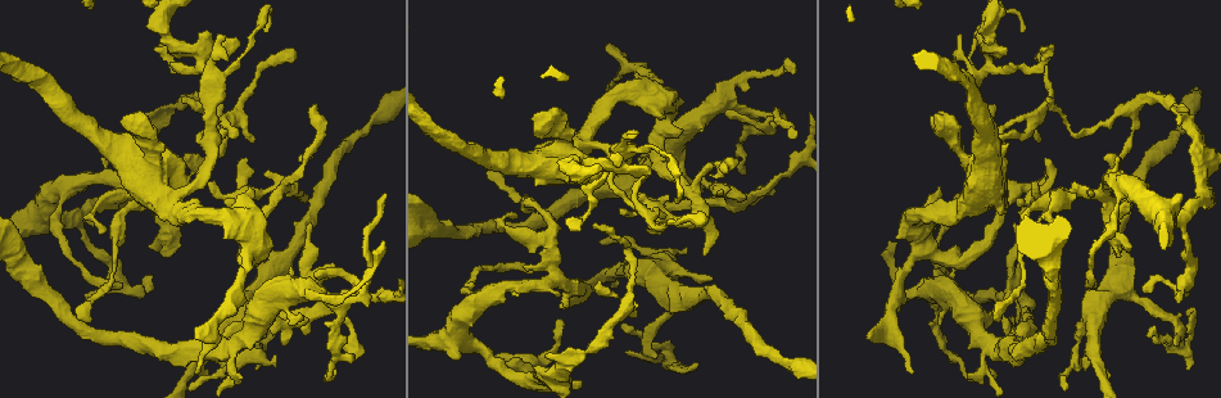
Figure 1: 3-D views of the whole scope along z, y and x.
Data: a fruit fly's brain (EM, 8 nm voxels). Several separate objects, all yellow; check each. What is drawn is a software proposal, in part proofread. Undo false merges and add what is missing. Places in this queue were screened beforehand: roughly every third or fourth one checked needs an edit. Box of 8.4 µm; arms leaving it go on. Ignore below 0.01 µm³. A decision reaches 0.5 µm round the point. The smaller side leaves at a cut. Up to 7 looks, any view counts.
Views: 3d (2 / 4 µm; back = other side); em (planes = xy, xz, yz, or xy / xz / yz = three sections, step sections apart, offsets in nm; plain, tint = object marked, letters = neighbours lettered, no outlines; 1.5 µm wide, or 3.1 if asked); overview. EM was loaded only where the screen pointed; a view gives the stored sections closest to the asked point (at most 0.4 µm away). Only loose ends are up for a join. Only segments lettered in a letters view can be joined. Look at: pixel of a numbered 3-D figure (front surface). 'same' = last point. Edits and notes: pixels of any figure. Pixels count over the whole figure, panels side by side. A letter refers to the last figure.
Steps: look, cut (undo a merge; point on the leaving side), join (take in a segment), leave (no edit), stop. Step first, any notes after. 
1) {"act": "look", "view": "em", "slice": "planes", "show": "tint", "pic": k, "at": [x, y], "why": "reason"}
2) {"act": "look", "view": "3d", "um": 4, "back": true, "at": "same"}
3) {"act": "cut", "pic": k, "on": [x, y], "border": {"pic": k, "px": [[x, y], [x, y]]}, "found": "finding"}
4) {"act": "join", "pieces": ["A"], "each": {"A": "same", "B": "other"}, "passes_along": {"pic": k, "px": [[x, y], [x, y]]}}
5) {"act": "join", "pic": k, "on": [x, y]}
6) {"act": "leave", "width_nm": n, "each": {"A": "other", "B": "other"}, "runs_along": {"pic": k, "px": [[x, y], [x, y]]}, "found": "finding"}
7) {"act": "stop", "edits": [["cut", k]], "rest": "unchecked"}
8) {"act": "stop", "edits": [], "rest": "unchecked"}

{"act": "look", "view": "em", "slice": "planes", "show": "plain", "pic": 1, "at": [588, 350], "why": "narrows sharply"}

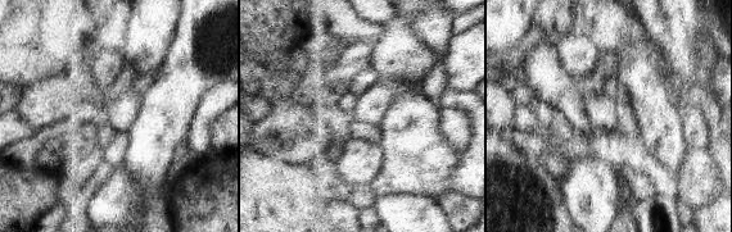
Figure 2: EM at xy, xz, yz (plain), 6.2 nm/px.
{"act": "look", "view": "em", "slice": "planes", "show": "letters", "at": "same"}

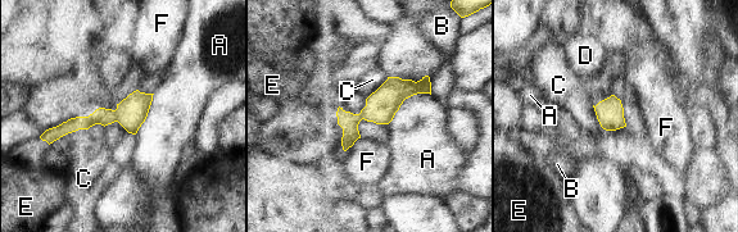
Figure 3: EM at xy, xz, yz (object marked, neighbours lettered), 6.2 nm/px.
{"act": "leave", "width_nm": 180, "each": {"A": "other", "B": "other", "C": "other", "D": "other", "E": "other", "F": "other"}, "runs_along": {"pic": 3, "px": [[149, 96], [130, 113], [49, 133]]}, "found": "one cell here"}

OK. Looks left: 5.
{"act": "look", "view": "3d", "um": 2, "pic": 1, "at": [115, 277], "why": "sharp bend"}

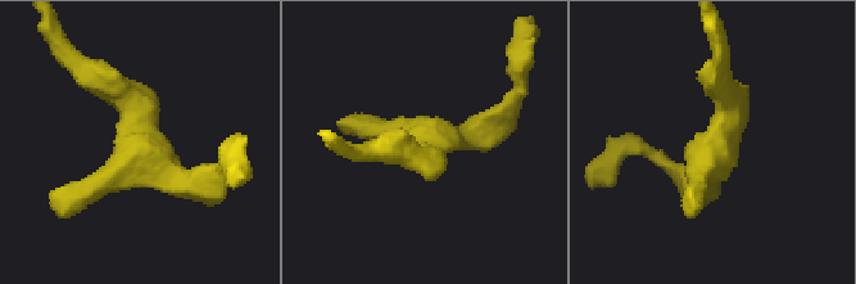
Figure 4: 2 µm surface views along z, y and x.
{"act": "look", "view": "em", "slice": "planes", "show": "tint", "pic": 4, "at": [712, 149], "why": "need the tissue"}

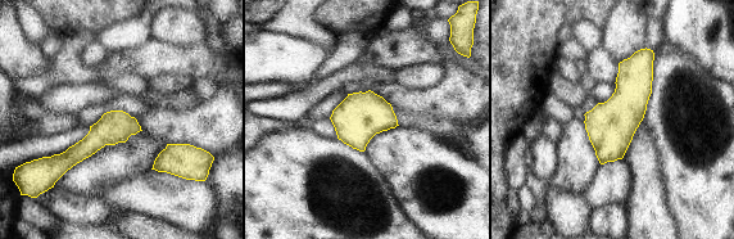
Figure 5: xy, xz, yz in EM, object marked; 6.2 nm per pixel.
{"act": "look", "view": "em", "slice": "planes", "show": "letters", "at": "same"}

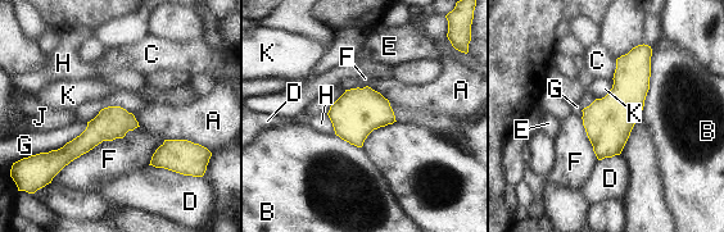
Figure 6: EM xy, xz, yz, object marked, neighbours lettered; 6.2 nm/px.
{"act": "leave", "width_nm": 200, "each": {"A": "other", "B": "other", "C": "other", "D": "other", "E": "other", "F": "other", "G": "other", "H": "other", "J": "other", "K": "other"}, "runs_along": {"pic": 6, "px": [[134, 123], [111, 123], [55, 154]]}, "found": "all the same cell"}

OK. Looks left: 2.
{"act": "stop", "edits": [], "rest": "unchecked"}

